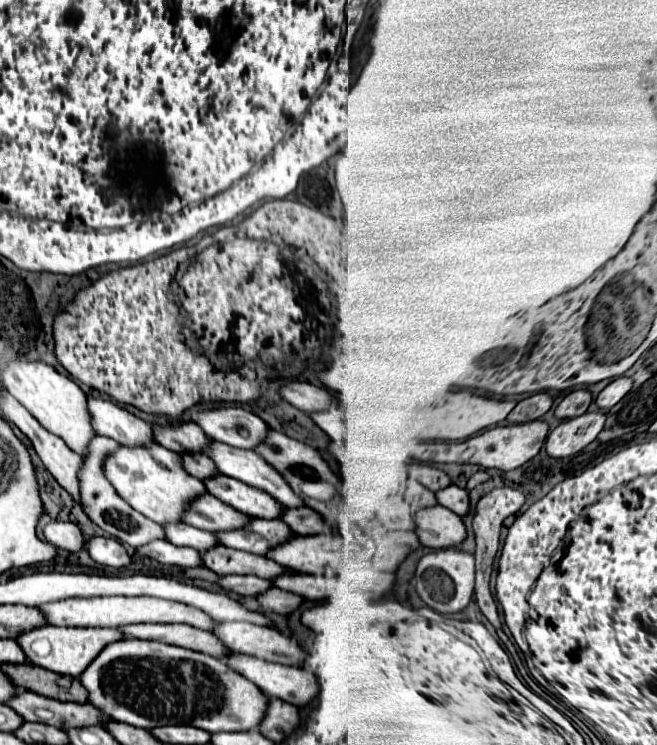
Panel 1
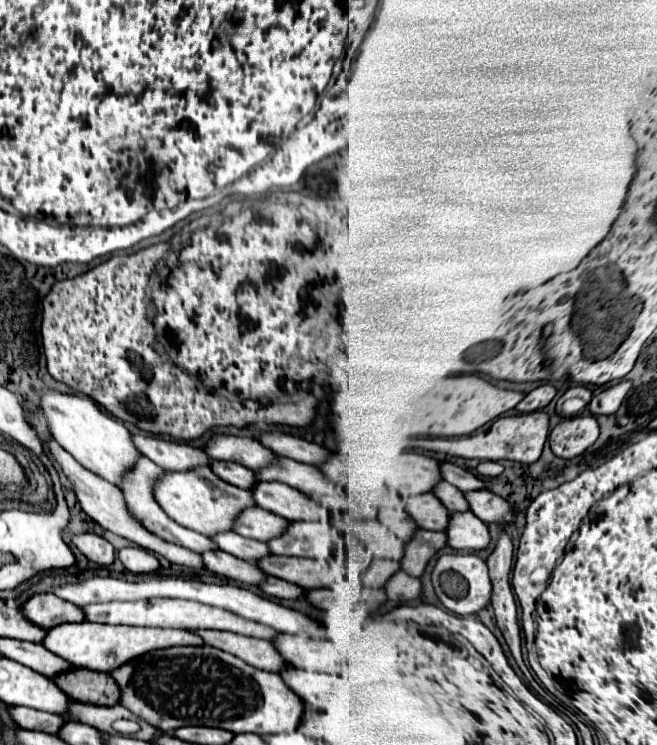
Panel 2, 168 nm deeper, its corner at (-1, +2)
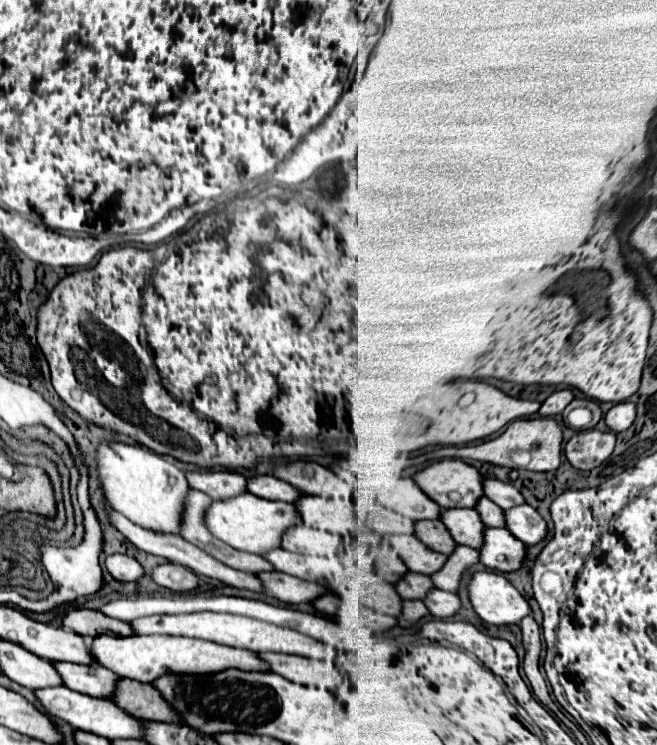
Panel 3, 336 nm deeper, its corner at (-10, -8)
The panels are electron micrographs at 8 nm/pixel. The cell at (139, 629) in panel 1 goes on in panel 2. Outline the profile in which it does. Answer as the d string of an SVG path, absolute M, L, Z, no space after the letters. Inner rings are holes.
M201 630L197 634L205 640L205 644L219 648L223 652L231 652L255 668L279 672L279 668L289 666L289 664L283 664L279 652L275 652L275 648L271 648L269 640L249 638L249 636L219 632L219 630Z

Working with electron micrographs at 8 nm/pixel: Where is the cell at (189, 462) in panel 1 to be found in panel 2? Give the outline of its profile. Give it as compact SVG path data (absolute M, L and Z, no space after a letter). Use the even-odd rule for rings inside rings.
M213 462L211 468L225 482L231 482L235 486L241 486L245 490L251 490L251 484L257 484L259 482L259 480L255 480L255 476L251 476L251 470L249 468L243 468L239 464L235 464L235 462Z

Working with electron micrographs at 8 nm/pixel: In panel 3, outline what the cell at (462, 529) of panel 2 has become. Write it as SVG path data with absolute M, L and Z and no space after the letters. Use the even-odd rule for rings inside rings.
M486 528L484 530L484 544L480 546L480 562L486 568L498 572L514 572L520 568L522 558L526 554L526 546L512 538L504 528ZM504 556L504 560L498 560Z

